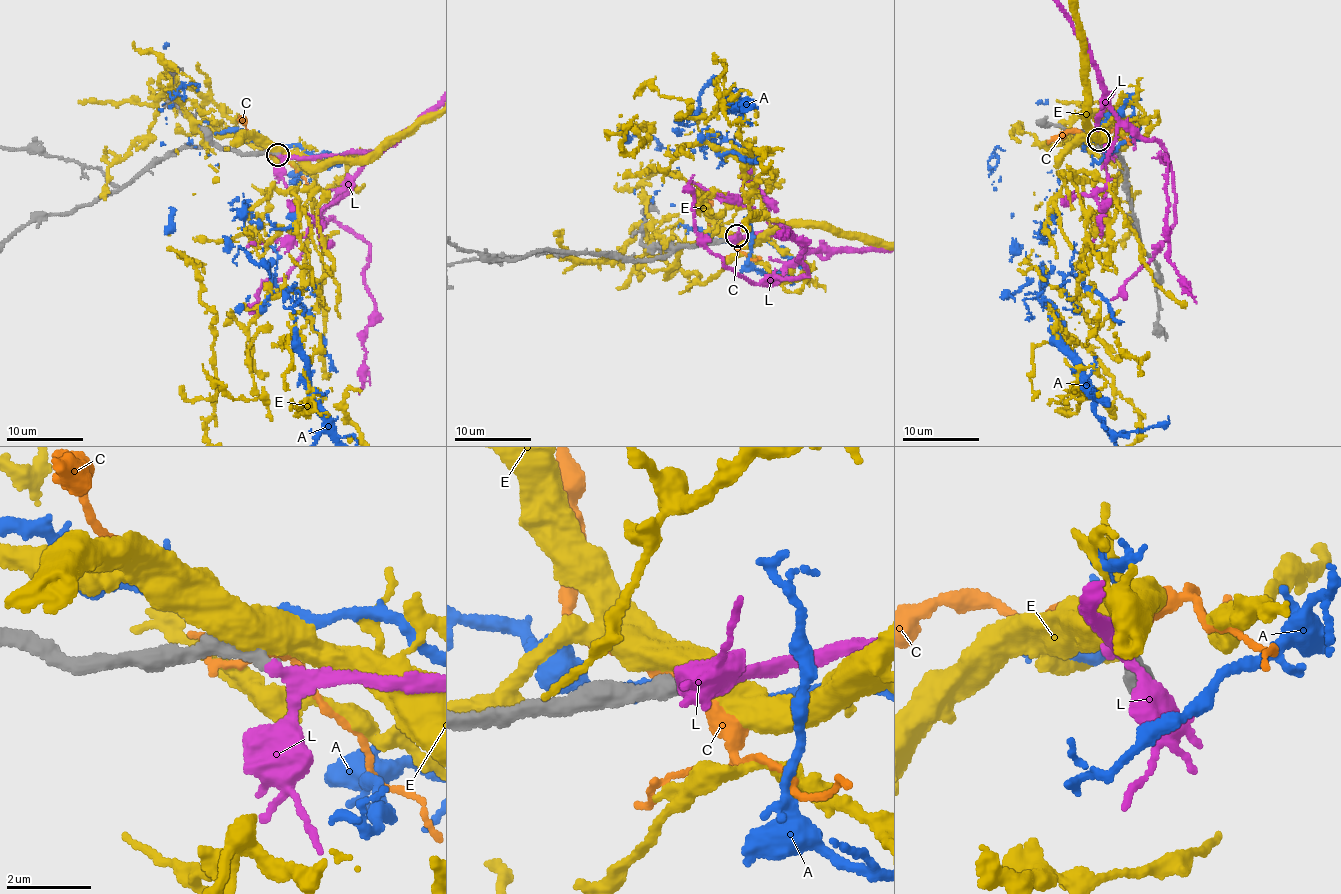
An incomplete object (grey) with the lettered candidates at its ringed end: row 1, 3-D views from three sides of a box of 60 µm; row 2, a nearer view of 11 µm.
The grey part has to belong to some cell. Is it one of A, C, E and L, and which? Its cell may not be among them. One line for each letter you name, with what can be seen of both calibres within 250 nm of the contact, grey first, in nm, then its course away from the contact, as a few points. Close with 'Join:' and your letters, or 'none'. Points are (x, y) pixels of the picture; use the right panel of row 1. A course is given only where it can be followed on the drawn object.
L: Thickness 300 nm (grey) against 220 nm
Join: L

